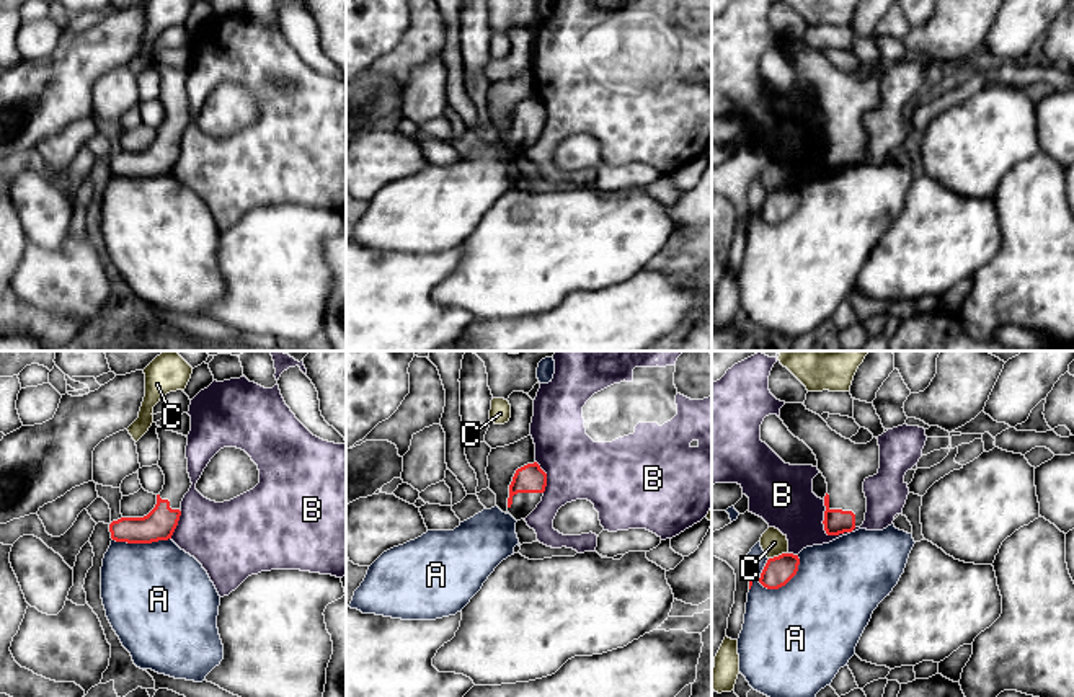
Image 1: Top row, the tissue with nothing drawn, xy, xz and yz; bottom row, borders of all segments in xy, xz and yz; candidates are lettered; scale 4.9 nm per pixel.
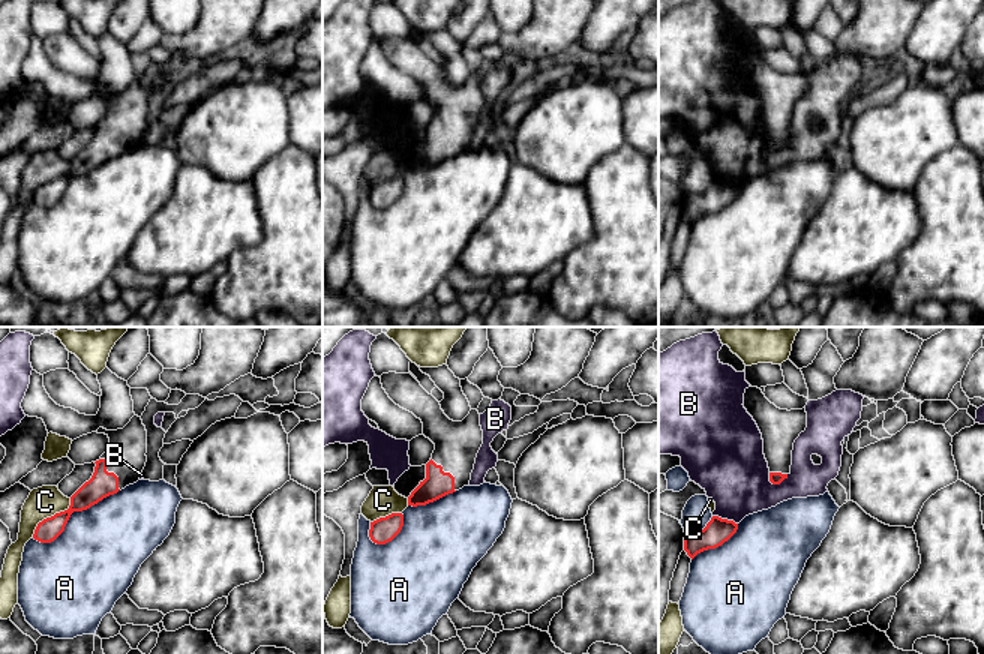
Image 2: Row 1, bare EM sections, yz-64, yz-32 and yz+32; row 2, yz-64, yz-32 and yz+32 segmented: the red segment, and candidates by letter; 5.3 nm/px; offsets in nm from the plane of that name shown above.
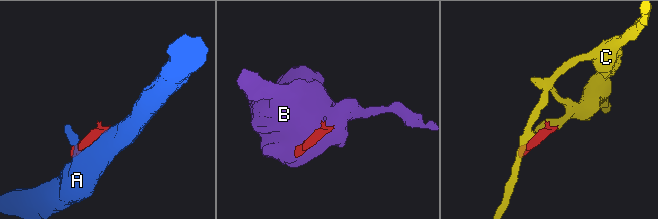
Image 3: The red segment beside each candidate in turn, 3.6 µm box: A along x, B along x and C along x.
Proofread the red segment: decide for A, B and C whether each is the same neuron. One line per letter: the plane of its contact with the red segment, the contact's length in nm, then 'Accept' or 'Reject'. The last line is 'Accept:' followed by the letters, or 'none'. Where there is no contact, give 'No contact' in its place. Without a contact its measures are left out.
A: Touches red in yz. Shared border 240 nm. Reject
B: Touches red in yz. Shared border 220 nm. Reject
C: Touches red in yz. Shared border 90 nm. Reject
Accept: none

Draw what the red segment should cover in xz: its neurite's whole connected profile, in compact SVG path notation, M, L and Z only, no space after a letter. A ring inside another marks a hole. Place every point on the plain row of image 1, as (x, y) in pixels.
M537 96L516 104L509 119L508 147L516 153L526 153L542 135L547 121L547 108Z

